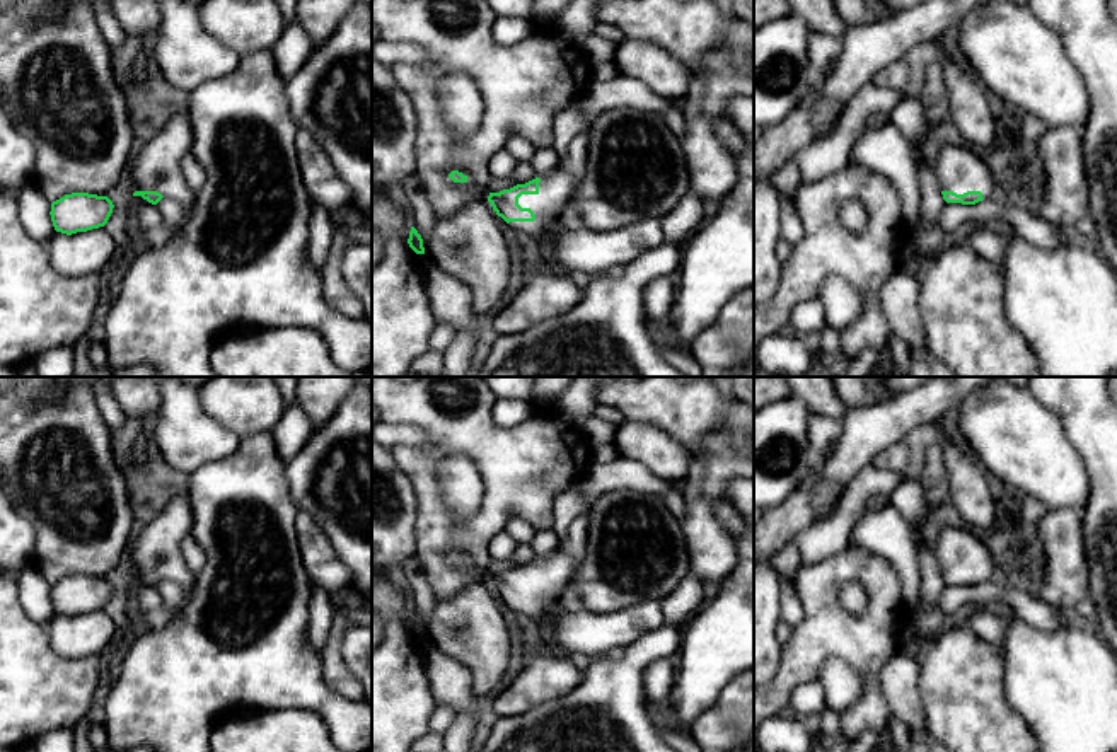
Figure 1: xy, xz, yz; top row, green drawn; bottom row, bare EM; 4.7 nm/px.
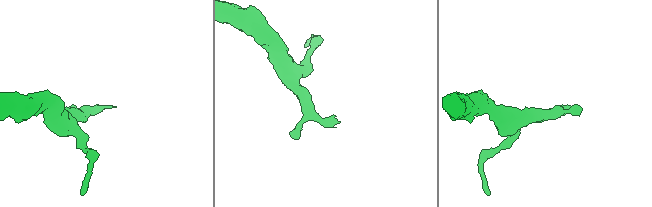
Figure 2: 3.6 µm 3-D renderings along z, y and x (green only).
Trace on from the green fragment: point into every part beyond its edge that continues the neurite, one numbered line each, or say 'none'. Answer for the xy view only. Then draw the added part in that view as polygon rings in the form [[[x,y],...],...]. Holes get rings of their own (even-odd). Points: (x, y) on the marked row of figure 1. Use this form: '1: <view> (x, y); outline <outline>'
1: xy (157, 167); outline [[[188,109],[172,116],[131,162],[135,191],[157,191],[179,201],[186,213],[196,193],[188,186],[181,162],[193,147]]]

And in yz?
1: yz (959, 169); outline [[[943,147],[933,164],[933,171],[941,191],[953,191],[957,194],[981,191],[984,200],[999,196],[991,169],[969,147]]]

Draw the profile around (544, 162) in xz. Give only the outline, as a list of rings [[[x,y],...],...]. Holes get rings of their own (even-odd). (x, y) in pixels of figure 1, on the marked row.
[[[553,147],[537,150],[530,160],[537,176],[549,176],[559,167],[559,157]]]

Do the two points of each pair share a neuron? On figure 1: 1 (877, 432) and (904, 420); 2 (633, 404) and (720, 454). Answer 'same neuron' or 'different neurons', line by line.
1: same neuron
2: different neurons

